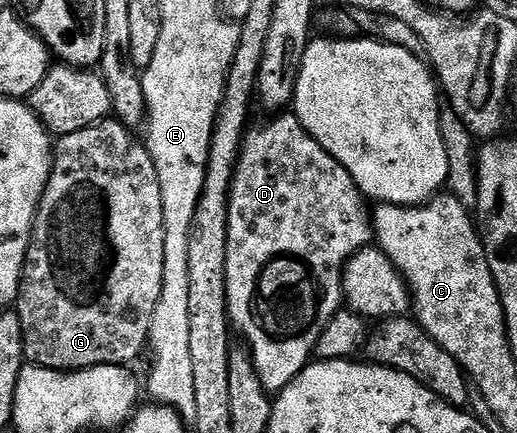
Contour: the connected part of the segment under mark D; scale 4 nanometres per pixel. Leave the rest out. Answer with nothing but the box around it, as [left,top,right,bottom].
[223,114,373,394]

